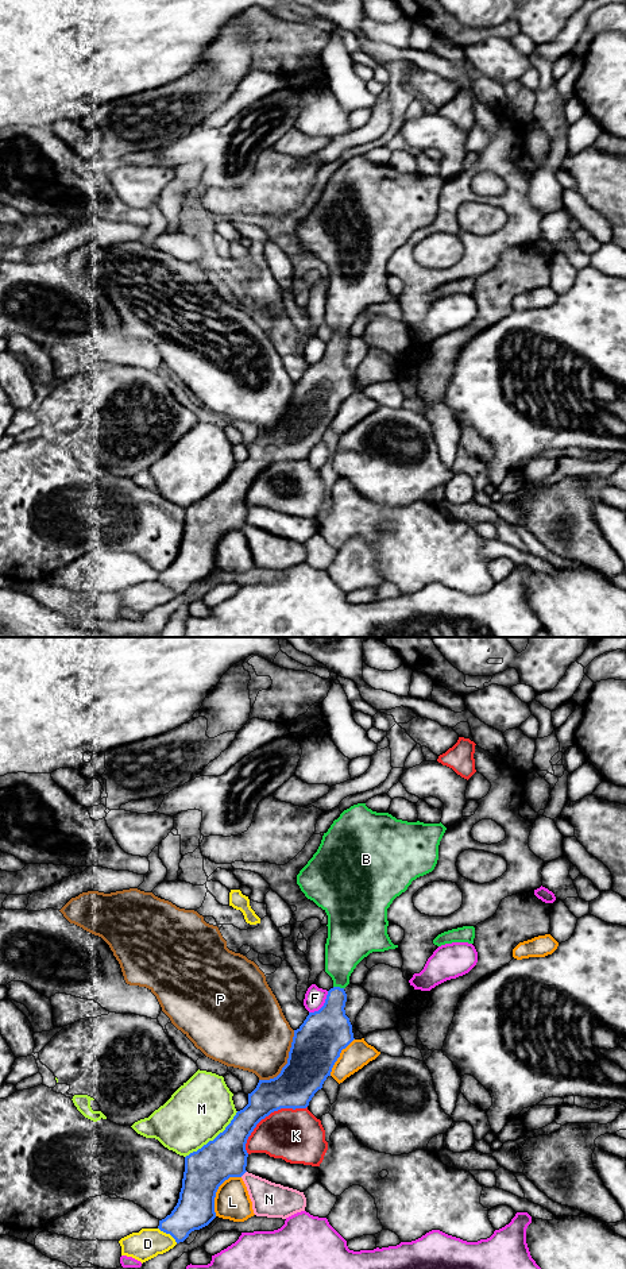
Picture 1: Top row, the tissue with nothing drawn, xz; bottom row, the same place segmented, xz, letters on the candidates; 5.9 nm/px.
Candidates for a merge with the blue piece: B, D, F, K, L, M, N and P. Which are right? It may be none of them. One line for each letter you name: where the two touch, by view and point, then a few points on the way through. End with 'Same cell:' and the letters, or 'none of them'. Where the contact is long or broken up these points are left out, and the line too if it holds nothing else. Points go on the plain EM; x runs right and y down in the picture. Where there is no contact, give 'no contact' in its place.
B: contact xz (339, 339); way xz (329, 380), (339, 339), (340, 311), (346, 299)
Same cell: B

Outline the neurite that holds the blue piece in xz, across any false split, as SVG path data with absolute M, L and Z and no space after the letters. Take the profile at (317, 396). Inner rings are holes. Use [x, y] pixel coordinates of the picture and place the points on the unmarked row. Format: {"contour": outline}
{"contour": "M358 155L344 162L324 185L317 204L297 227L297 236L305 248L328 267L325 324L332 329L333 339L328 343L324 358L318 363L309 364L304 375L294 382L287 416L281 425L270 432L259 432L256 440L248 446L248 456L236 464L225 482L185 509L178 555L158 578L177 595L216 570L215 549L219 539L229 529L241 529L247 524L246 495L256 477L281 460L306 460L331 428L341 402L355 392L344 362L347 354L344 340L364 309L372 304L398 300L387 286L387 261L413 232L434 221L445 182L441 174L407 174L389 165L372 163L366 155Z"}

